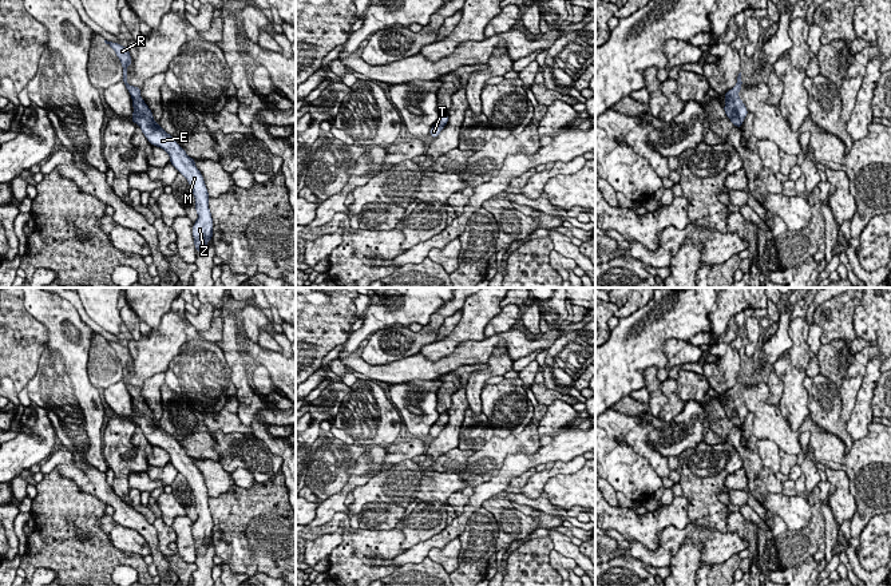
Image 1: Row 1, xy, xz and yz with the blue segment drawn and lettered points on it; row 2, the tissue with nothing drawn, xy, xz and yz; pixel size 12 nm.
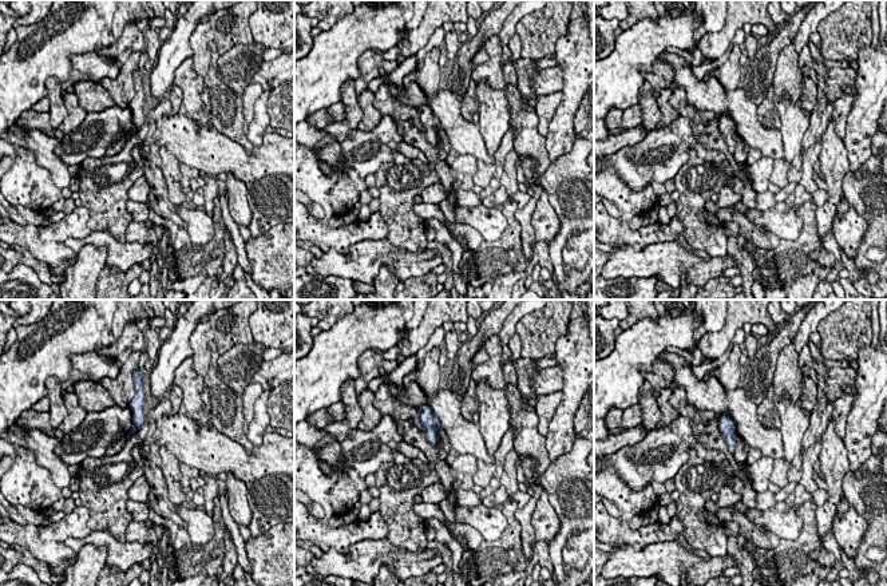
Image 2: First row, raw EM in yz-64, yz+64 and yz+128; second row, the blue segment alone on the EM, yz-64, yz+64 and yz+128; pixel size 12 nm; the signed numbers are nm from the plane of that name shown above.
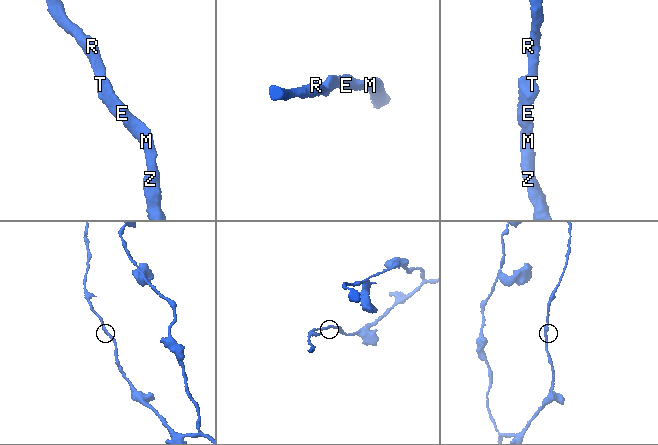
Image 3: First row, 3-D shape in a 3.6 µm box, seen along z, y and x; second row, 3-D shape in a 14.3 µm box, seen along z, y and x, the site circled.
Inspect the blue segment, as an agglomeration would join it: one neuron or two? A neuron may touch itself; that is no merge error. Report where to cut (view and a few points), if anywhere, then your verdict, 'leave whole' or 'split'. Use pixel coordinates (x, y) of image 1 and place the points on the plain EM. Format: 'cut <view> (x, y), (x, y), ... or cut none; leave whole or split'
cut none; leave whole

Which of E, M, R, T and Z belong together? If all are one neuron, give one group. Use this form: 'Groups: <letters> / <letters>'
Groups: E M R T Z

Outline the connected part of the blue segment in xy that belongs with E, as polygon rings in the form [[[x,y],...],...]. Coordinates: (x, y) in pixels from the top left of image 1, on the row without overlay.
[[[107,341],[119,357],[123,367],[123,381],[132,399],[134,412],[131,420],[138,424],[144,433],[146,439],[157,447],[163,448],[170,455],[170,463],[181,472],[189,482],[194,498],[198,519],[193,526],[193,536],[195,550],[205,553],[206,542],[213,538],[213,518],[209,508],[209,492],[201,471],[195,466],[195,460],[190,458],[186,451],[179,446],[174,437],[167,433],[159,423],[154,420],[153,412],[144,400],[140,397],[140,387],[134,387],[127,383],[127,365],[132,364],[130,351],[119,343]]]

